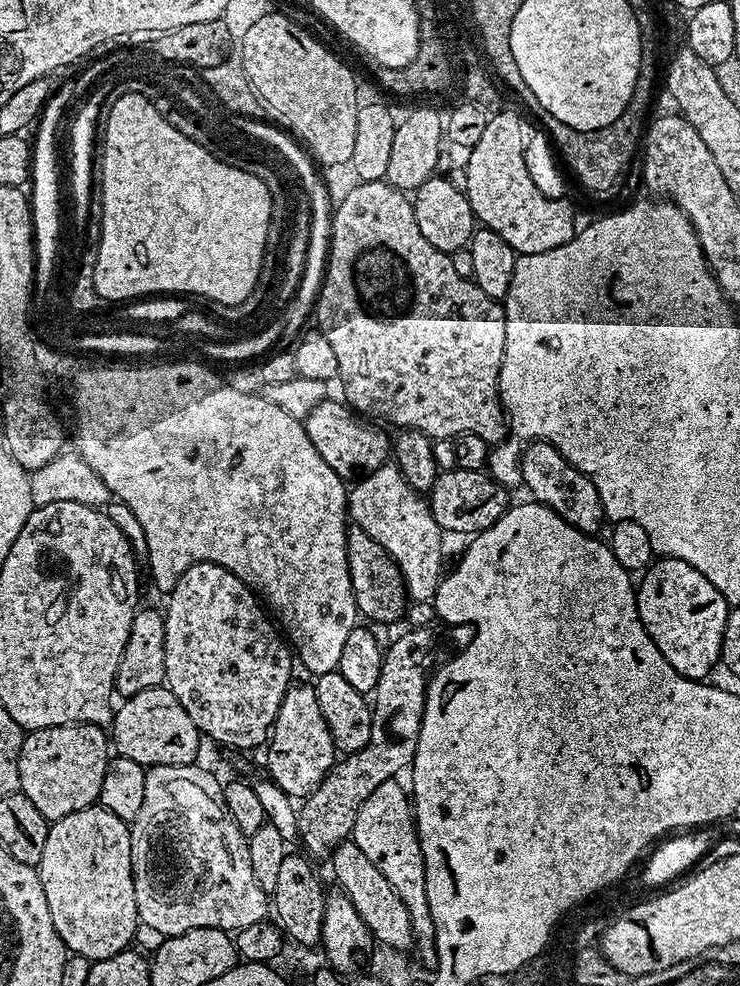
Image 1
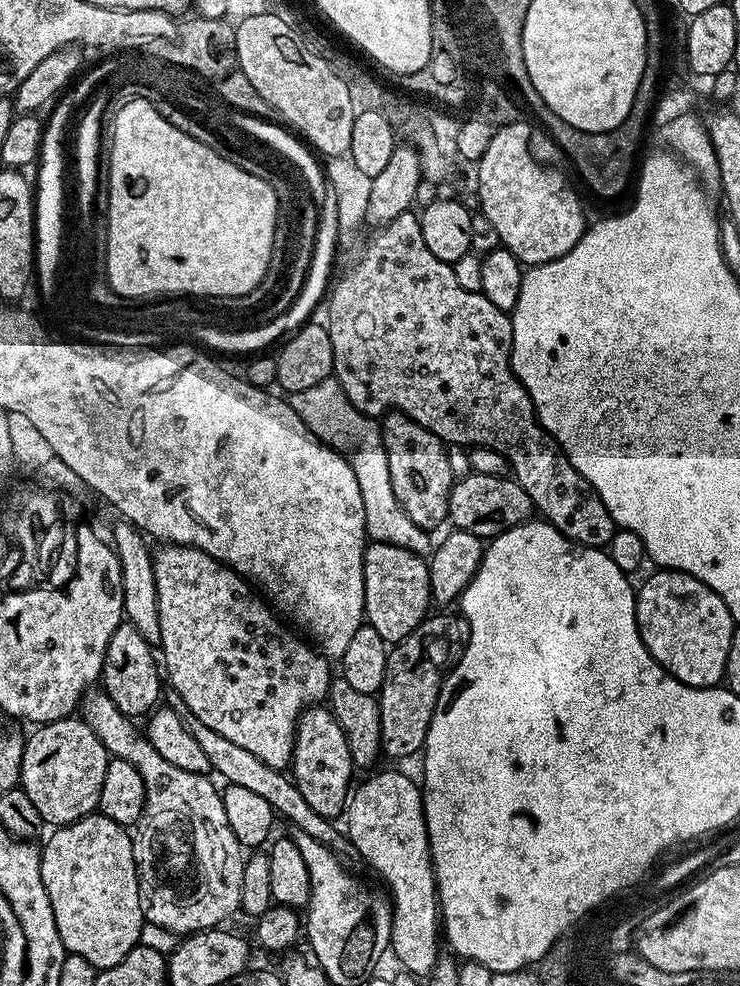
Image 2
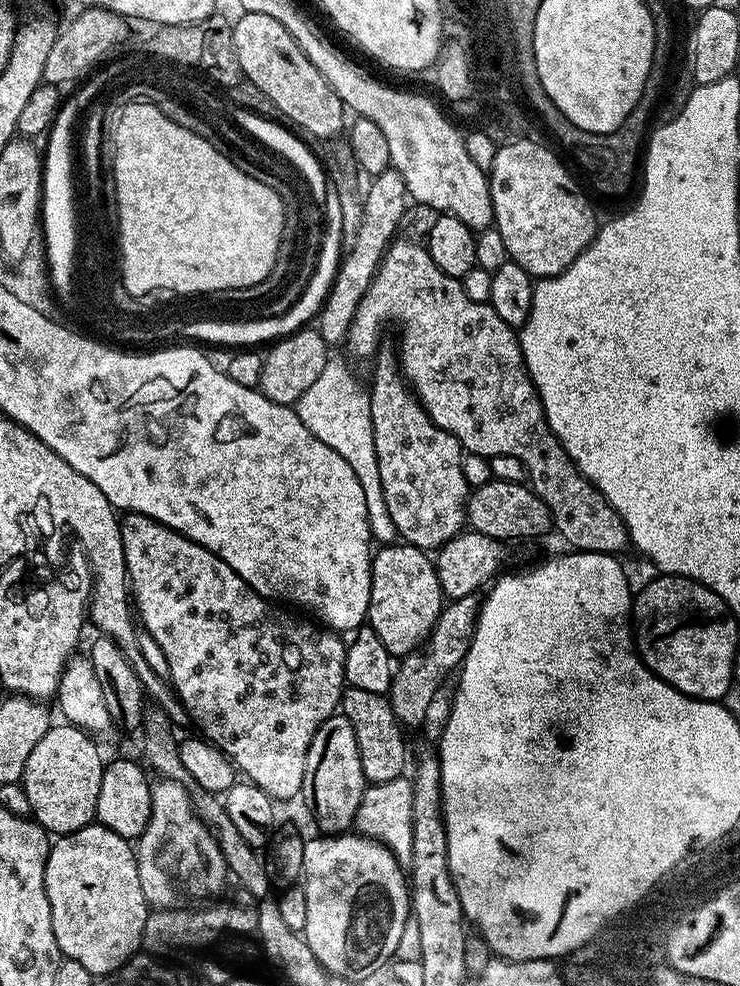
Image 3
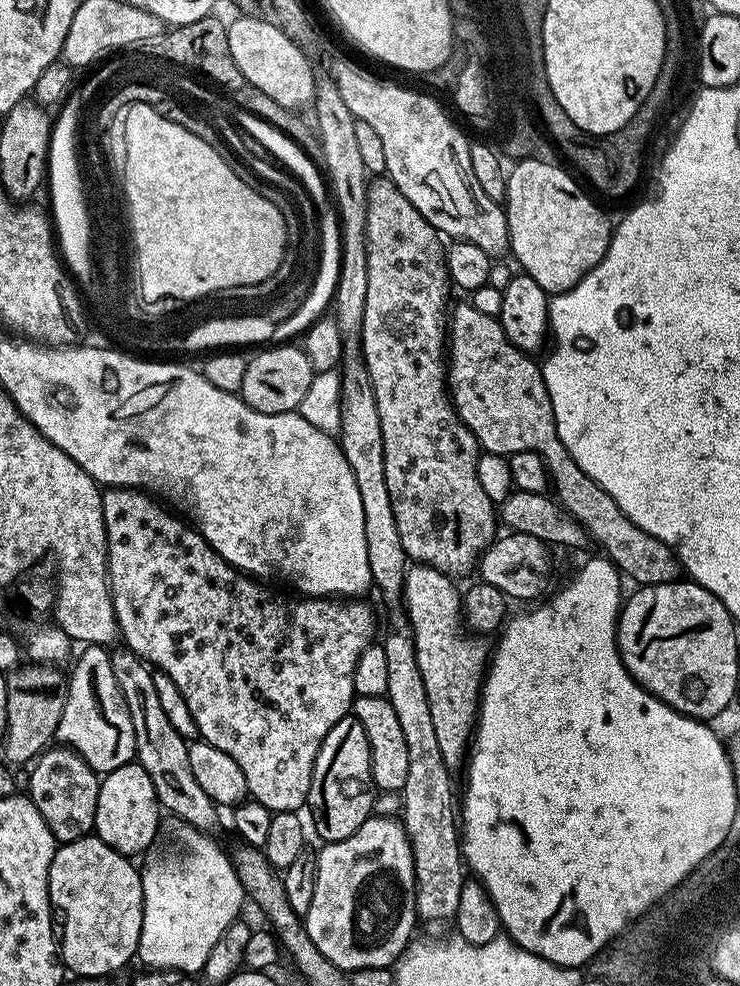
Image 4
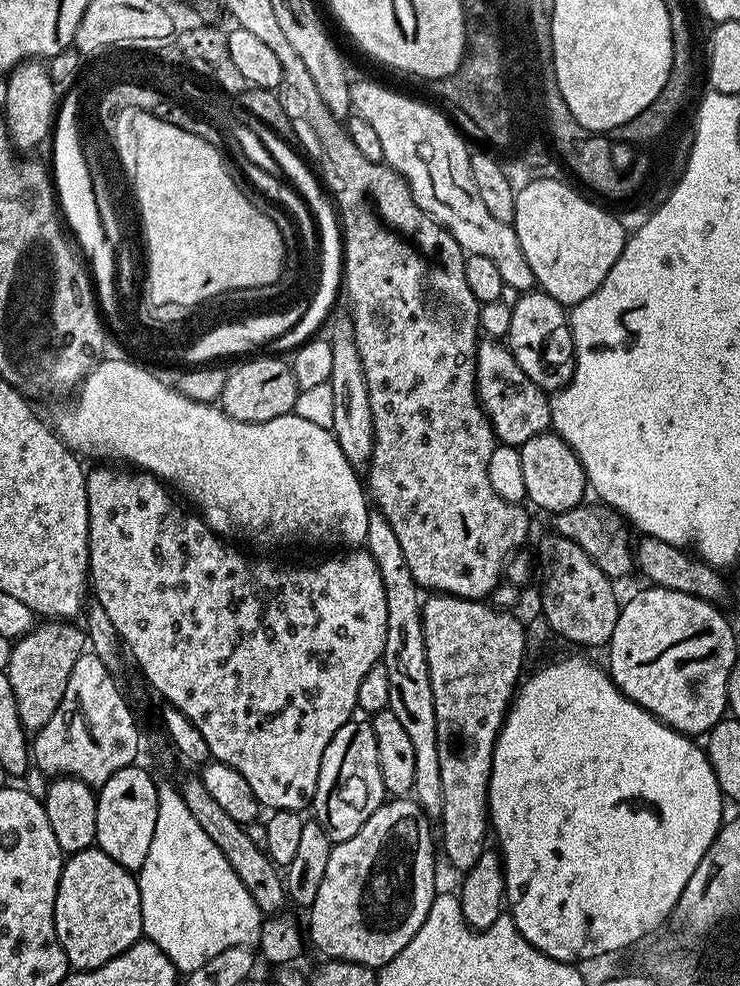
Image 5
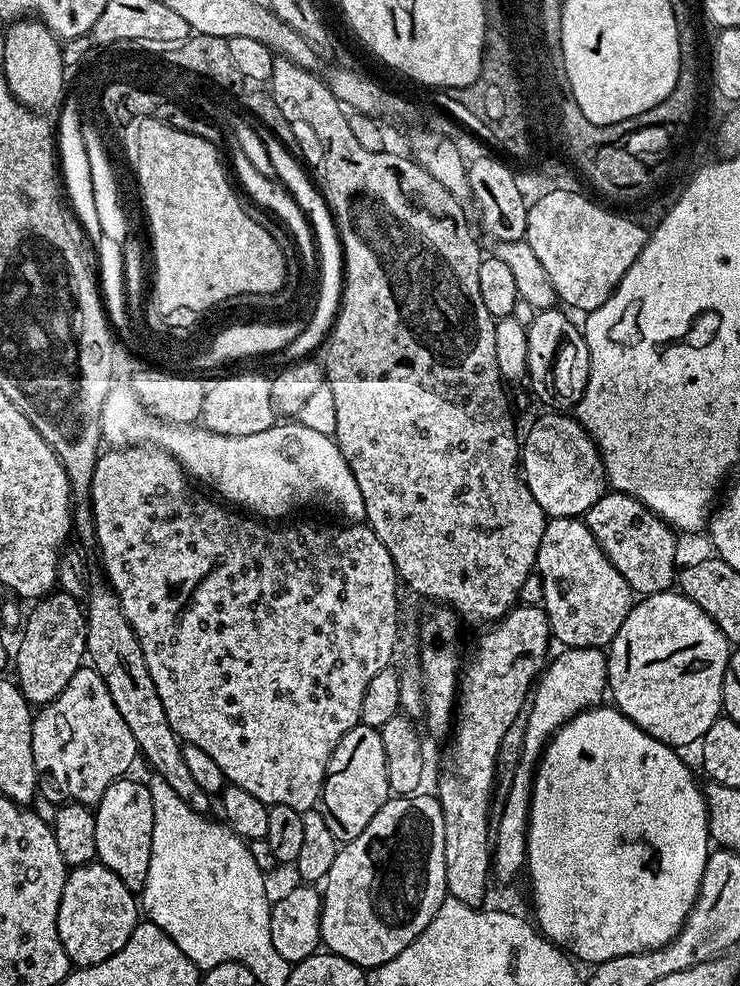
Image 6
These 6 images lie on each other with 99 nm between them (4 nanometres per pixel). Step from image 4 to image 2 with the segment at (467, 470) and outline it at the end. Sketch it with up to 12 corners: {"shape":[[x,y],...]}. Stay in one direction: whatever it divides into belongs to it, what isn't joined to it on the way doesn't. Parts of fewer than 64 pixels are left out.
{"shape":[[395,410],[383,417],[390,486],[410,522],[445,523],[449,445]]}

